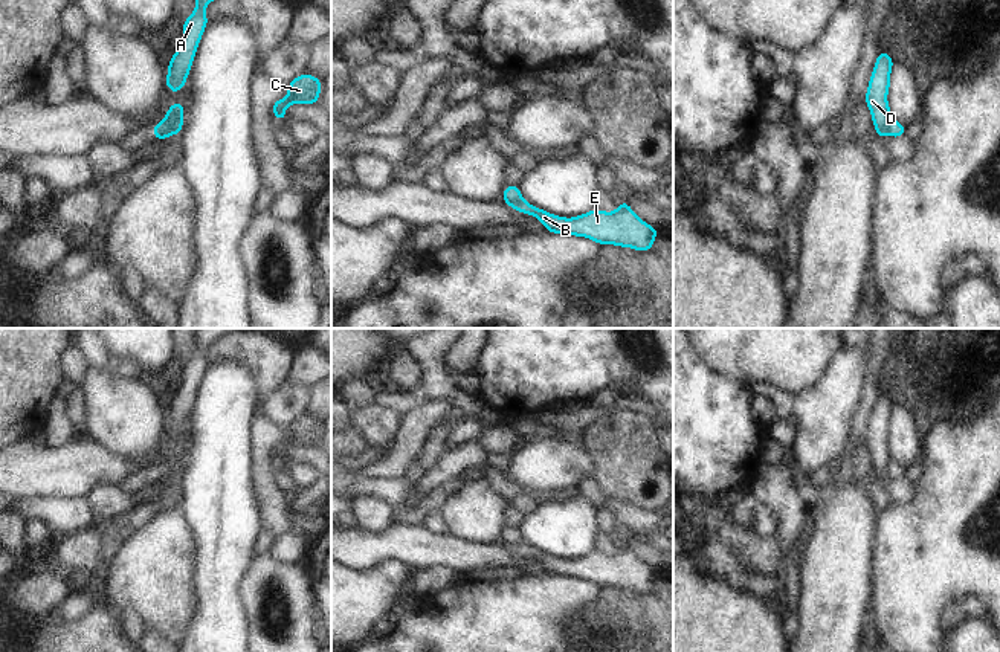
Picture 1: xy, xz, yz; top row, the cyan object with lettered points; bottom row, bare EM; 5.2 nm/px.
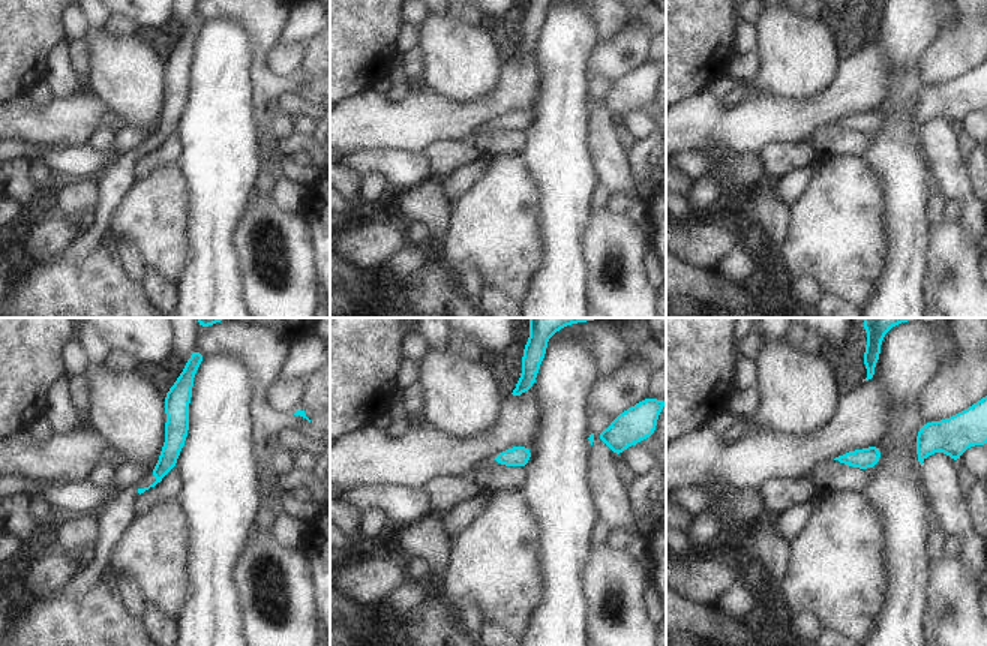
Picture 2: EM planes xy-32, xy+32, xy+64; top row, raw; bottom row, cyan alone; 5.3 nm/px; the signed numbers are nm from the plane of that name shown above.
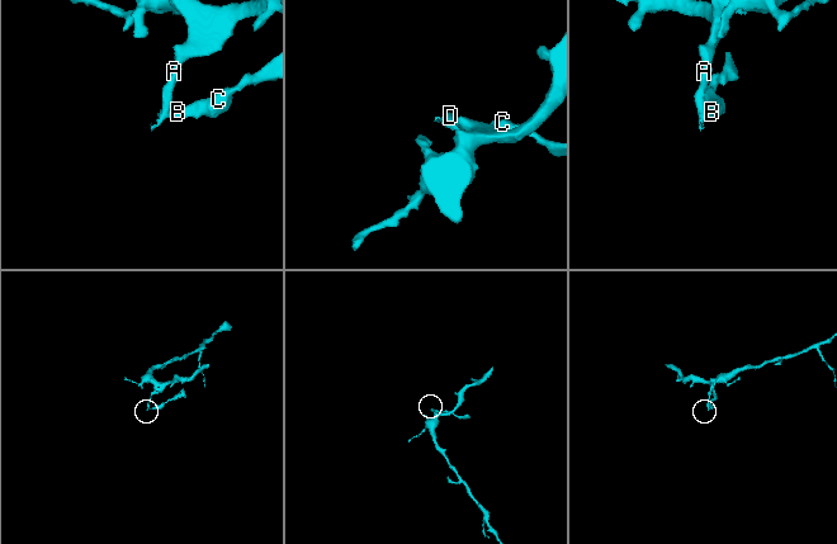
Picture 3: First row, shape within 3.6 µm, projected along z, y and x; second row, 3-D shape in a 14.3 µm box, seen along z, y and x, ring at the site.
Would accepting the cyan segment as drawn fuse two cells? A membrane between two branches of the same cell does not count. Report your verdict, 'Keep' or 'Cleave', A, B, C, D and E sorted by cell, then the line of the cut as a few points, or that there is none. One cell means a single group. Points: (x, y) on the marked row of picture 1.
Cleave. Groups: A D / B C E. Split along xy (182, 115), (171, 124), (161, 124)

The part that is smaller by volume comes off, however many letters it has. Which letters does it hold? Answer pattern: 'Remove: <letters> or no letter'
Remove: B, C, E

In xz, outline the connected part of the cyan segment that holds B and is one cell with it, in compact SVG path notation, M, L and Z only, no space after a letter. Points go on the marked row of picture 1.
M525 200L507 203L511 209L536 217L551 234L569 234L589 238L602 246L614 244L638 252L652 249L660 229L643 221L629 206L620 202L614 212L591 209L583 215L565 218L536 208Z

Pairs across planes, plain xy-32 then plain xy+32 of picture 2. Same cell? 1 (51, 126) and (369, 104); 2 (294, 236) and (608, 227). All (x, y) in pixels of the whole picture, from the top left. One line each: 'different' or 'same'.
1: same
2: same

